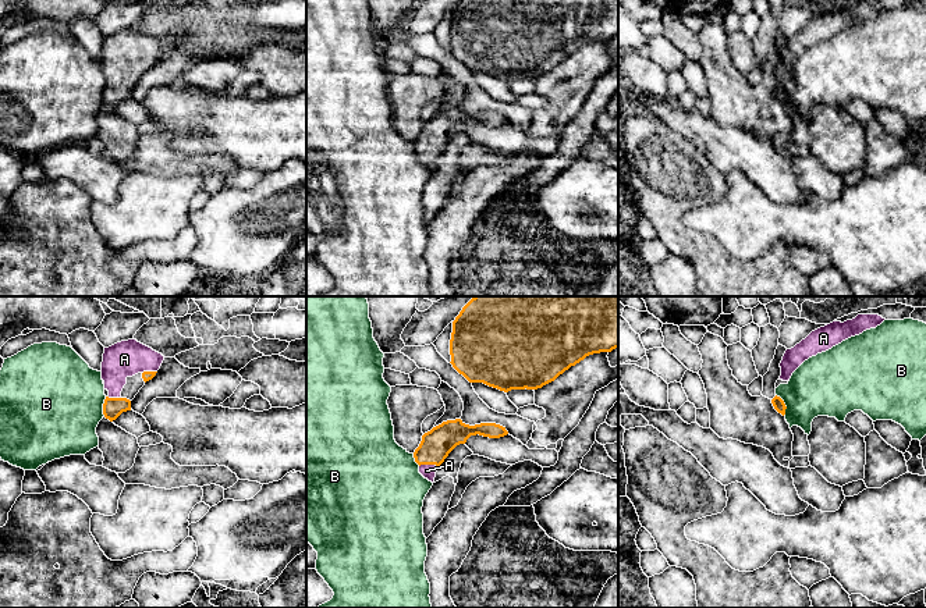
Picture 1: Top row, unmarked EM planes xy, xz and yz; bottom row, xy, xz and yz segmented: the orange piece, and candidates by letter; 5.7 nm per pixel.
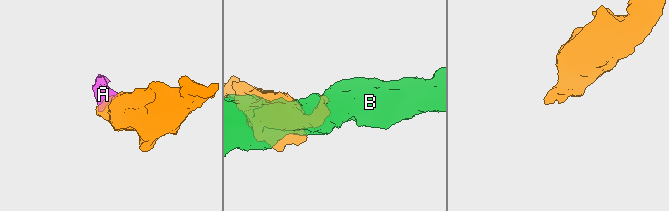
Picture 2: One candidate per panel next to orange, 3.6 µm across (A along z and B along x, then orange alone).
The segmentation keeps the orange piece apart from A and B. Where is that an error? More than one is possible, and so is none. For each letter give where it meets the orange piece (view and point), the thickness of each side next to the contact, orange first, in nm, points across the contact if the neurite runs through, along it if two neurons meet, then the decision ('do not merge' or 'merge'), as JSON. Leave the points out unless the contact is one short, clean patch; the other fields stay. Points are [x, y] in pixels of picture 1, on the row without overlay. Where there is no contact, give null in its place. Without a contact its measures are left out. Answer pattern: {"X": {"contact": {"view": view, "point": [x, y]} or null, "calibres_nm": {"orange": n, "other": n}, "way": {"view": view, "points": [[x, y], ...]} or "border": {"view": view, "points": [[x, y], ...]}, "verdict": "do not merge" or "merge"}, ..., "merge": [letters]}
{"A": {"contact": {"view": "xz", "point": [428, 152]}, "calibres_nm": {"orange": 180, "other": 80}, "verdict": "merge"}, "B": {"contact": {"view": "yz", "point": [784, 93]}, "calibres_nm": {"orange": 70, "other": 360}, "border": {"view": "yz", "points": [[776, 82], [786, 95], [784, 103]]}, "verdict": "do not merge"}, "merge": ["A"]}

